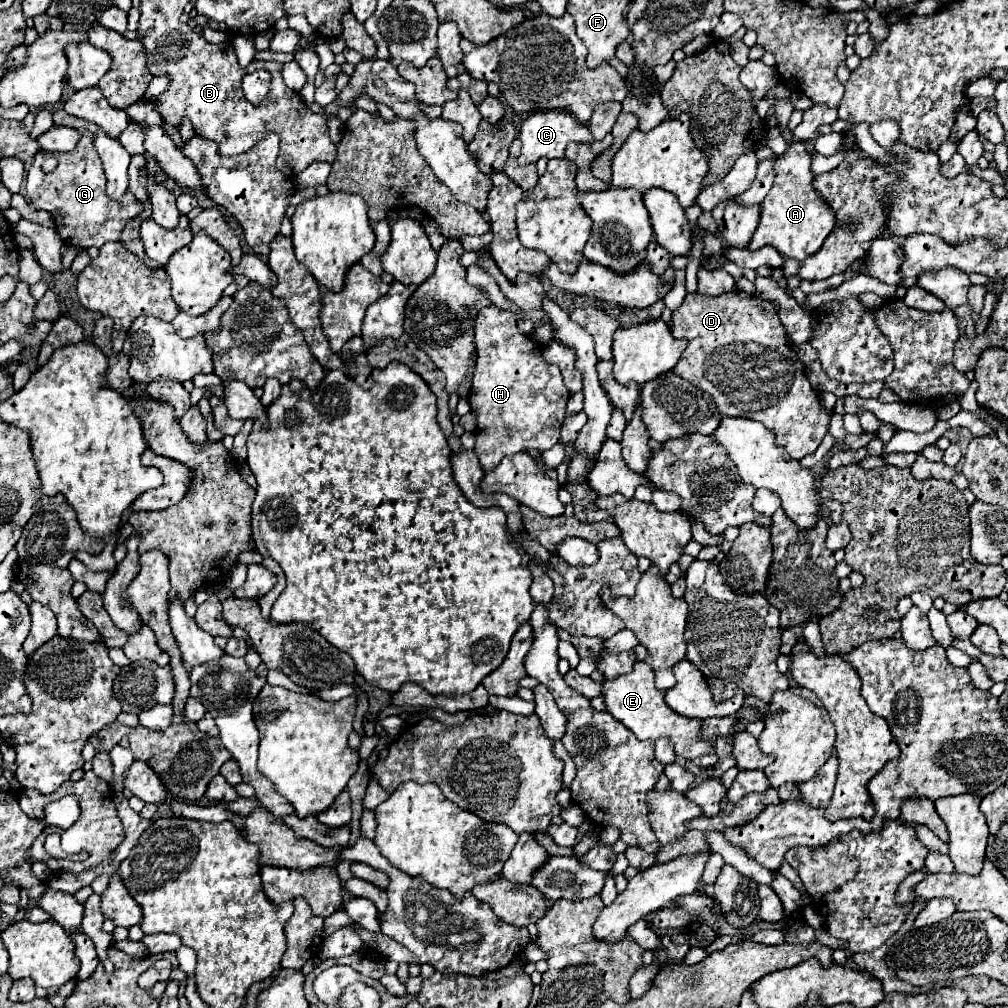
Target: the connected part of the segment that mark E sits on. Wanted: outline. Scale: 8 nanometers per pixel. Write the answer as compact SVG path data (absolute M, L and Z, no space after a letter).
M637 662L631 674L619 676L615 680L603 680L603 684L605 684L603 698L607 702L607 712L613 714L621 724L625 724L639 740L657 740L661 736L669 736L675 744L677 756L689 760L703 756L715 748L715 738L713 740L701 738L703 720L679 716L667 706L665 692L655 686L655 672L647 662Z

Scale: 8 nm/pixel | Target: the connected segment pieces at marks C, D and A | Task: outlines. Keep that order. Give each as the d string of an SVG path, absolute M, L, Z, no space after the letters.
M551 110L551 112L535 112L531 114L519 132L519 138L523 142L521 148L521 156L519 156L519 164L527 166L527 164L535 164L539 158L565 158L565 148L571 142L583 142L583 144L591 144L593 136L587 128L587 124L577 122L569 112L563 110Z
M735 290L715 298L703 294L687 294L681 308L673 312L671 324L673 336L685 338L689 342L673 372L685 376L703 392L709 392L723 416L749 418L765 424L775 434L777 446L785 448L795 460L801 460L803 456L817 450L823 436L829 432L833 412L821 404L819 392L811 388L805 376L805 364L797 358L795 348L787 342L785 328L777 316L777 308L771 302L759 296L739 296Z
M795 142L775 162L775 184L761 204L761 222L747 246L749 250L759 250L761 246L773 246L785 258L795 260L805 260L819 252L825 238L835 226L835 212L815 192L811 180L813 180L811 156L801 142Z

